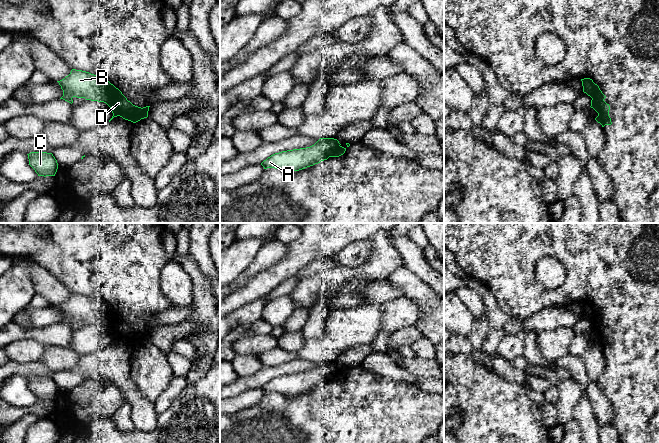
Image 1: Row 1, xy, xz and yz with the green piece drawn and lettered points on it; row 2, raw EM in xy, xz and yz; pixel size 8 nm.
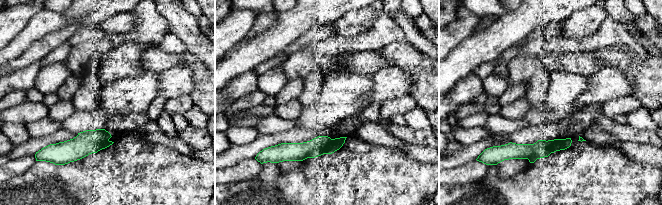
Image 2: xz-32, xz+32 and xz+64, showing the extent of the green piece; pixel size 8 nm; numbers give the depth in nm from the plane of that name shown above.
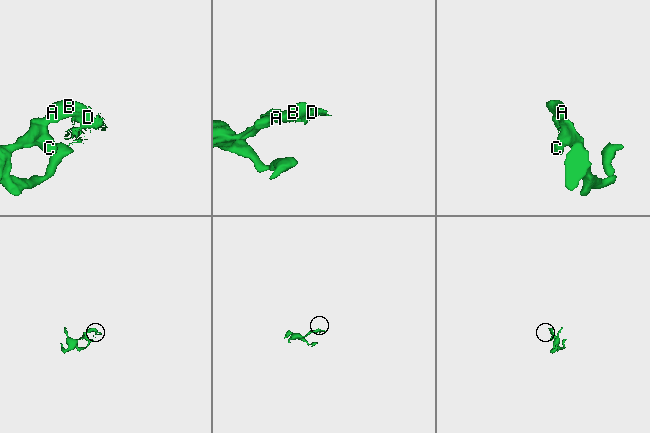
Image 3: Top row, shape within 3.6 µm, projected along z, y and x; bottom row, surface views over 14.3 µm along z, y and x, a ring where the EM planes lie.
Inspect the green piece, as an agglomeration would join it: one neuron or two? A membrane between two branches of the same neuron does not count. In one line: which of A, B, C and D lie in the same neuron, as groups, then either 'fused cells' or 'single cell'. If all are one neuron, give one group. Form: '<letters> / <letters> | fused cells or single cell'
A B C / D | fused cells

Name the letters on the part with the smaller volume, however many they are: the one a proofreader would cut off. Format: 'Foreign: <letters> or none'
Foreign: D

